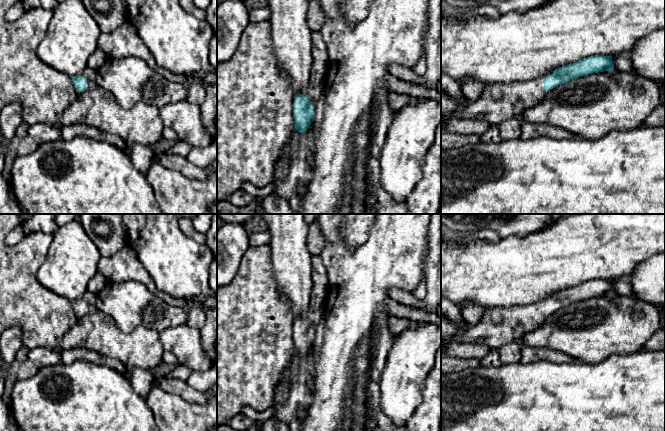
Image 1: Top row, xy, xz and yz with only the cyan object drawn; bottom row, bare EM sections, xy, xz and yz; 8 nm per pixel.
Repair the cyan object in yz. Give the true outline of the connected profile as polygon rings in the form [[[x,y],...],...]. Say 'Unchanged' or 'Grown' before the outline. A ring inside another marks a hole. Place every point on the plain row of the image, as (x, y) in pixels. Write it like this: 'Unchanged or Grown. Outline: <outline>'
Grown. Outline: [[[594,279],[528,305],[487,308],[476,326],[457,332],[453,339],[457,342],[484,344],[493,351],[512,342],[521,345],[524,335],[541,326],[547,316],[556,310],[613,293],[612,280]]]

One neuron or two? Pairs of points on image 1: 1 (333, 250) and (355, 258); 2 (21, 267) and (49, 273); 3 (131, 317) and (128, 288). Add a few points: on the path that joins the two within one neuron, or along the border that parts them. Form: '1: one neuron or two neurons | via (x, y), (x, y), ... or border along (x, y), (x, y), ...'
1: one neuron | via (338, 255), (341, 258), (350, 258)
2: two neurons | border along (48, 250), (36, 278), (49, 290)
3: one neuron | via (129, 310), (128, 295)

